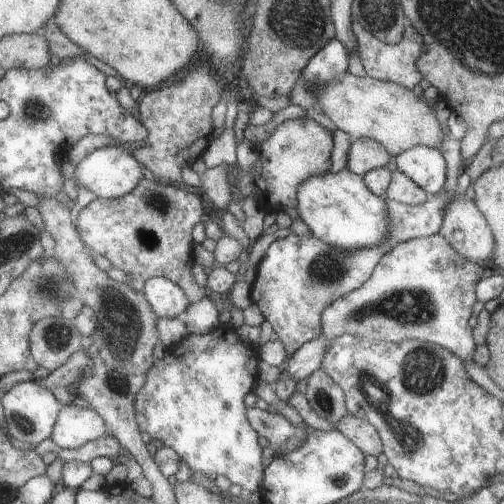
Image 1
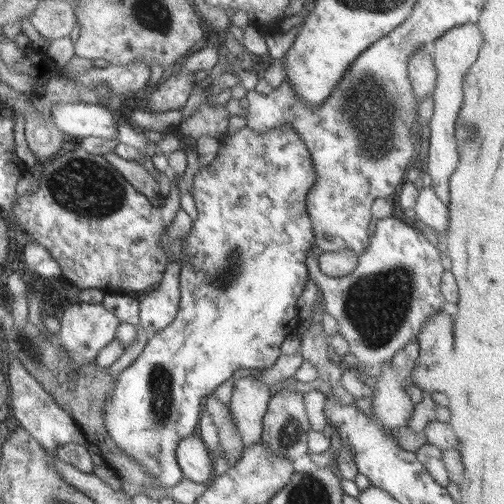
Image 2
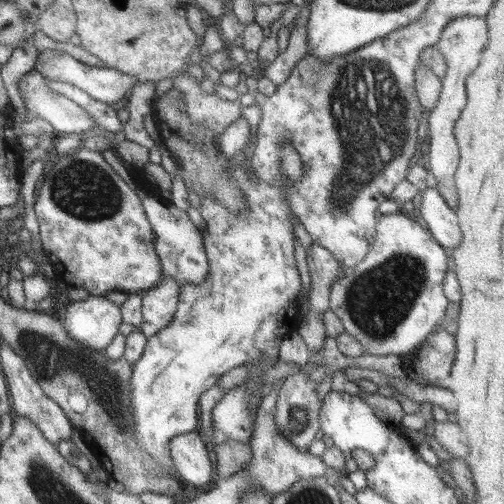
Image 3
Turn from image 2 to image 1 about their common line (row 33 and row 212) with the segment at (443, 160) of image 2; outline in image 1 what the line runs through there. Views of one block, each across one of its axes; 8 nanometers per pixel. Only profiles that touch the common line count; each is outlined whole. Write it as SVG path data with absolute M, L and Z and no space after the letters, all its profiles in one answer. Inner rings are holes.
M467 198L455 200L451 206L447 206L439 234L459 256L467 258L469 262L489 266L495 238L483 214Z

